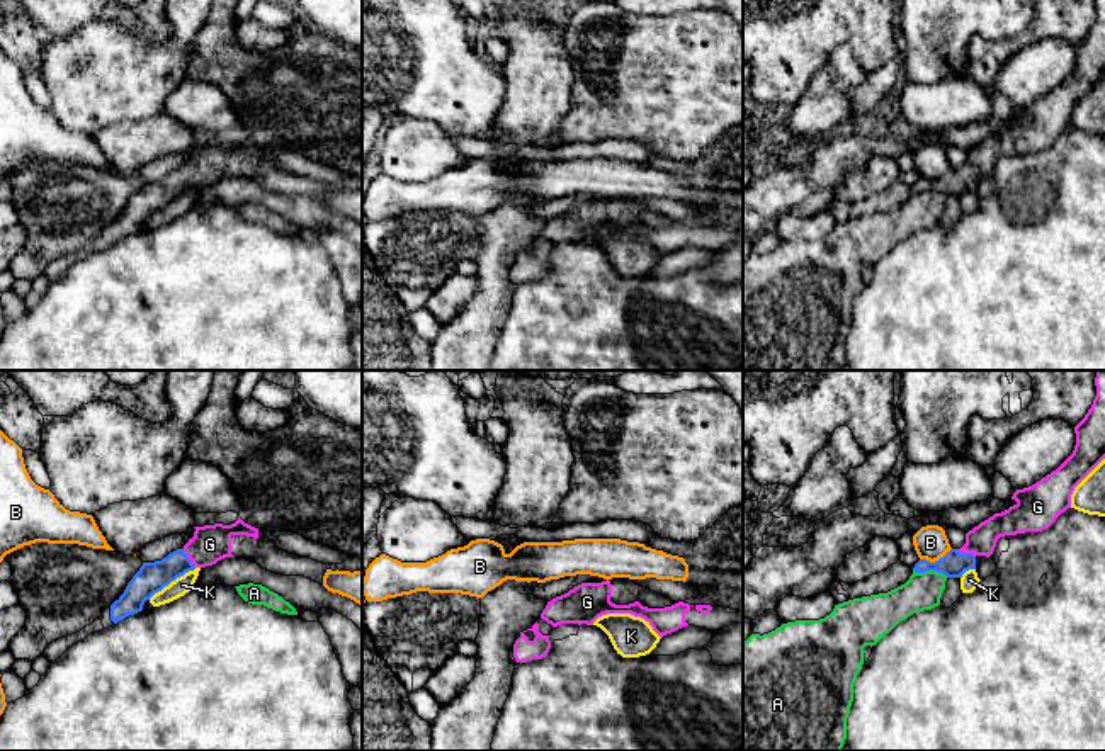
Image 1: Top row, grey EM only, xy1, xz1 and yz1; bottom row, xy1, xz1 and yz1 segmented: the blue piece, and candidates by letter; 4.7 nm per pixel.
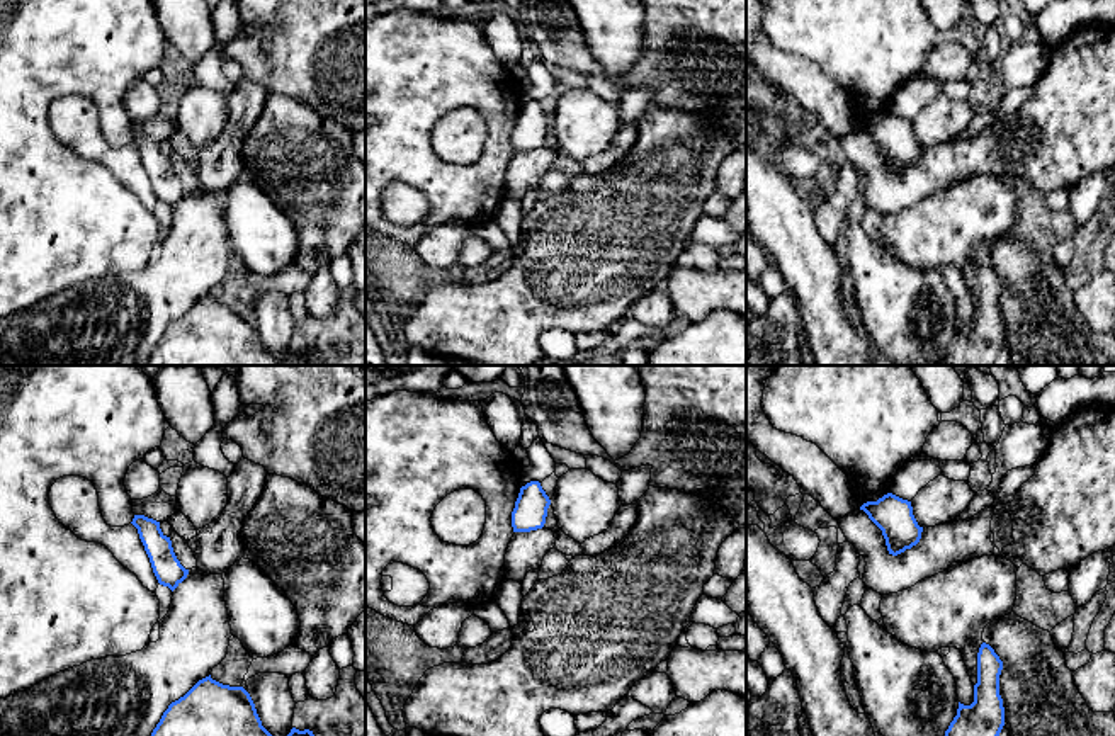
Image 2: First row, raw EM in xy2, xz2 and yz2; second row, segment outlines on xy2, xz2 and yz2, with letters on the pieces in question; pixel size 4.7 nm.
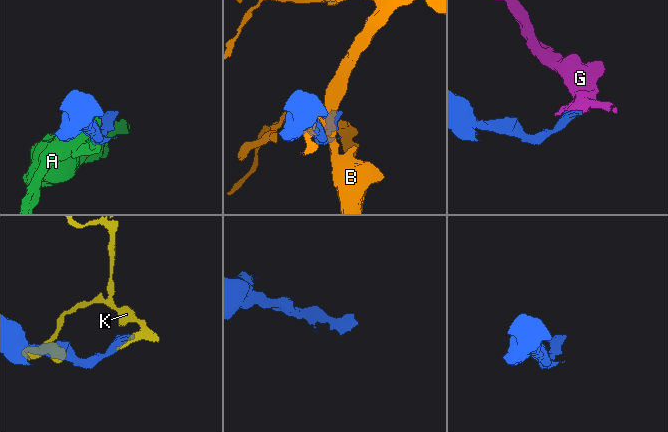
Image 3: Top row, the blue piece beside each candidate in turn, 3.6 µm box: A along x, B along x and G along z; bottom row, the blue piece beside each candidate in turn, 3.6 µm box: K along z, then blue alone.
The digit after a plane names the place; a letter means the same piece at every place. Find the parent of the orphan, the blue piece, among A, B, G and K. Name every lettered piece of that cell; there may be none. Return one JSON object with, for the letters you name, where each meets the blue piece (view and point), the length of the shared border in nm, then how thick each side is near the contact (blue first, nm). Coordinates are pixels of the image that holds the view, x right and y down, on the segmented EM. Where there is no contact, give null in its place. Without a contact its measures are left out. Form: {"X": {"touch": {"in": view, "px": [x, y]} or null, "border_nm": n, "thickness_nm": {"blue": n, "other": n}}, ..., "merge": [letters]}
{"G": {"touch": {"in": "yz1", "px": [966, 554]}, "border_nm": 100, "thickness_nm": {"blue": 120, "other": 140}}, "merge": ["G"]}

